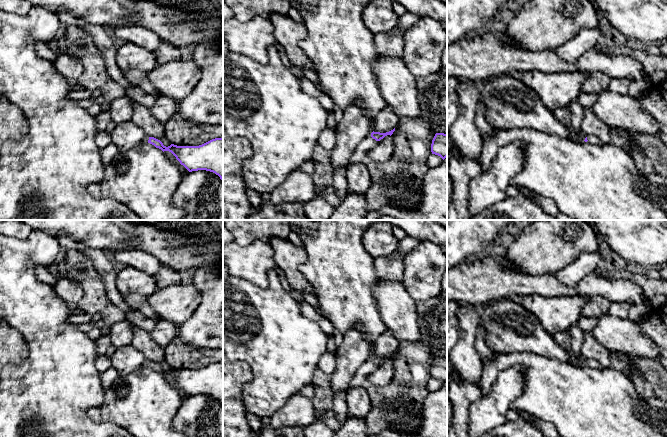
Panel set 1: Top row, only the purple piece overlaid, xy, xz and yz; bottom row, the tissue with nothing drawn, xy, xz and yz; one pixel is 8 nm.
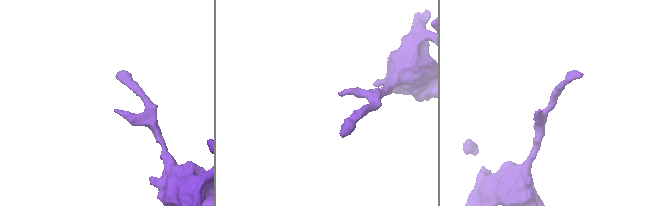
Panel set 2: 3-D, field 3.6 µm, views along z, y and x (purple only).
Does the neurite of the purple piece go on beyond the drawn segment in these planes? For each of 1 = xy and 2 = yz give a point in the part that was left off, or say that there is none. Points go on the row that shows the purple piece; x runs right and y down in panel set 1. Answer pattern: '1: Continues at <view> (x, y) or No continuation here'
1: Continues at xy (145, 140)
2: Continues at yz (592, 139)

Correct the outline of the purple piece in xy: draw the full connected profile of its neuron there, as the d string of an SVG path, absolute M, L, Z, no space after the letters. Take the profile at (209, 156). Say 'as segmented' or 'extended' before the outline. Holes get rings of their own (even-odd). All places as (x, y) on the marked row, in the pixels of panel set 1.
extended | M146 135L142 141L144 143L150 143L163 152L171 152L189 172L210 171L223 181L223 138L215 138L199 146L171 144L166 147L160 140Z

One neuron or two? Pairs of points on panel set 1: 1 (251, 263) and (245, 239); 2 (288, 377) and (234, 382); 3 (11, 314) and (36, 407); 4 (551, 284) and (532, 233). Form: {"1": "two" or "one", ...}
{"1": "two", "2": "two", "3": "one", "4": "two"}

